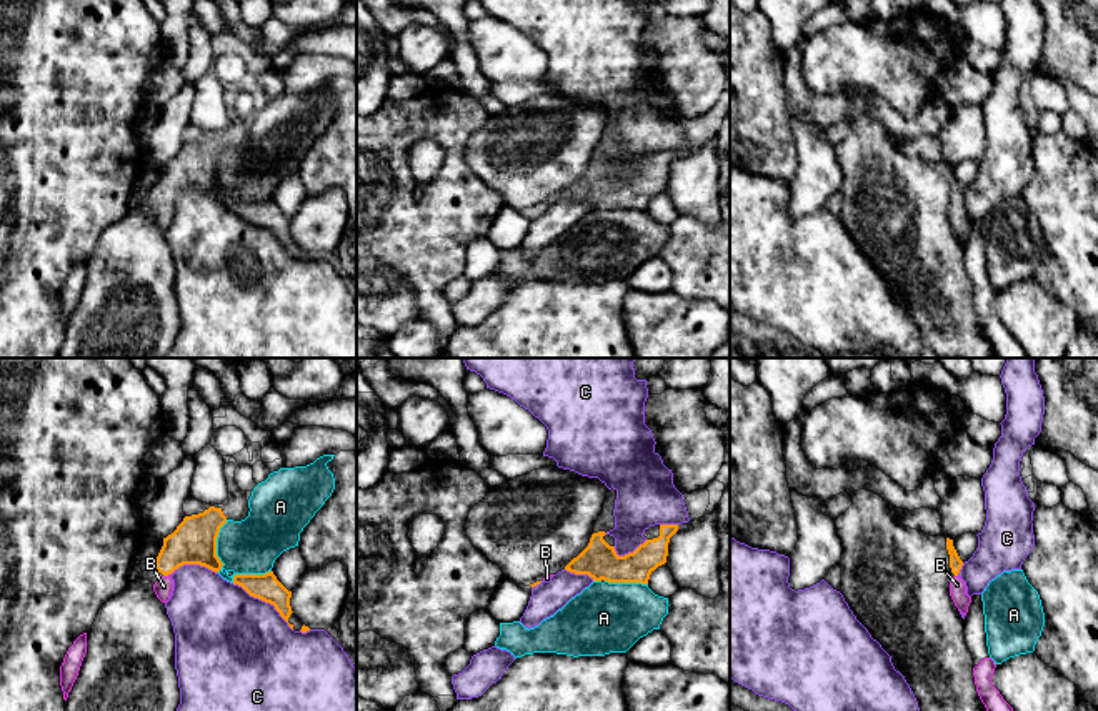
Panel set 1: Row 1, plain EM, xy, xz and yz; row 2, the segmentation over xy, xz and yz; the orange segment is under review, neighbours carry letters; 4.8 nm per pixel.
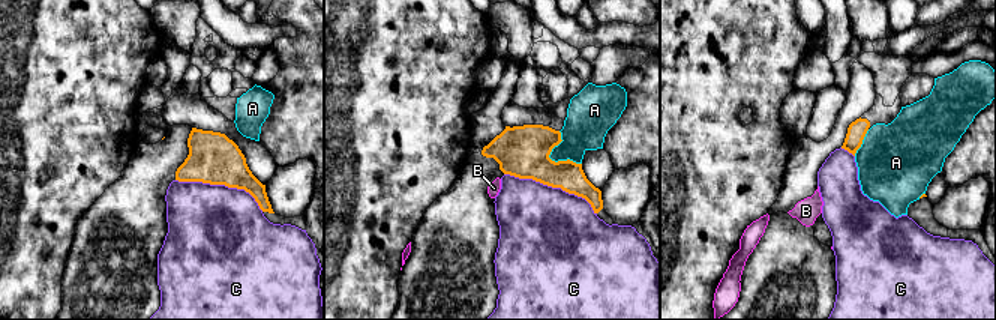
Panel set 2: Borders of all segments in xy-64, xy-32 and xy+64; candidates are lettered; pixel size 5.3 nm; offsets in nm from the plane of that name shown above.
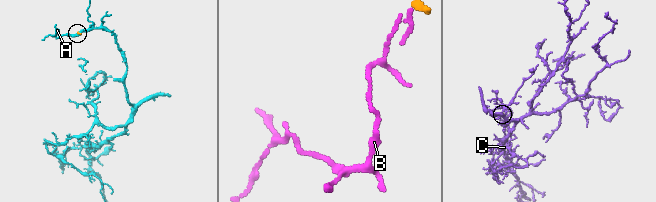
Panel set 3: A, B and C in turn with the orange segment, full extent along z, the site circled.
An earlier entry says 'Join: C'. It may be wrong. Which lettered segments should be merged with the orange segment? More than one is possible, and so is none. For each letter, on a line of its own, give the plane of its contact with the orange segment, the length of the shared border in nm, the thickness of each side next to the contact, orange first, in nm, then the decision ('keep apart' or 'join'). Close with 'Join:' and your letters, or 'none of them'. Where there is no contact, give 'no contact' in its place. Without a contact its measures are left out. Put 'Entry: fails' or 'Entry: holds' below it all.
A: meets orange in xy; contact 260 nm long; 220 nm thick on the orange side, 280 nm on the other; keep apart
B: meets orange in xy; contact 30 nm long; 220 nm thick on the orange side, 90 nm on the other; join
C: meets orange in xy; contact 380 nm long; 130 nm thick on the orange side, 500 nm on the other; keep apart
Join: B
Entry: fails

